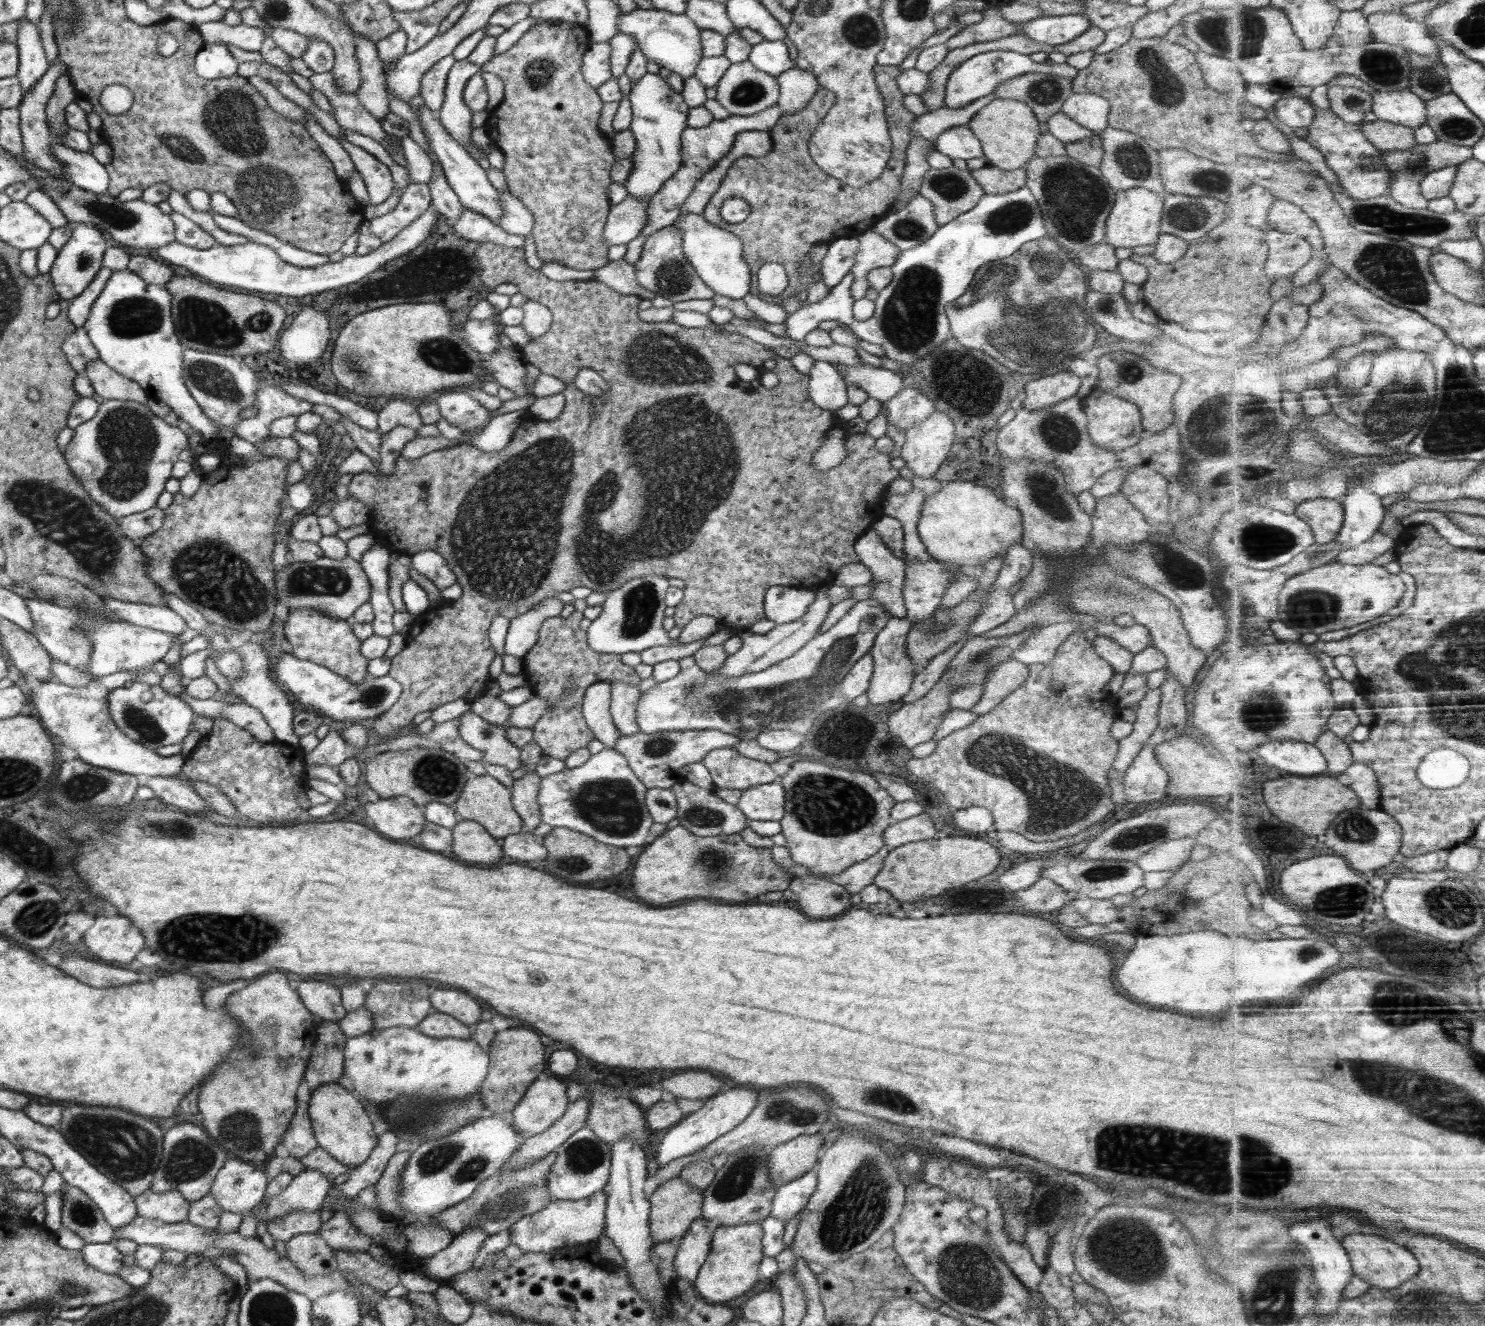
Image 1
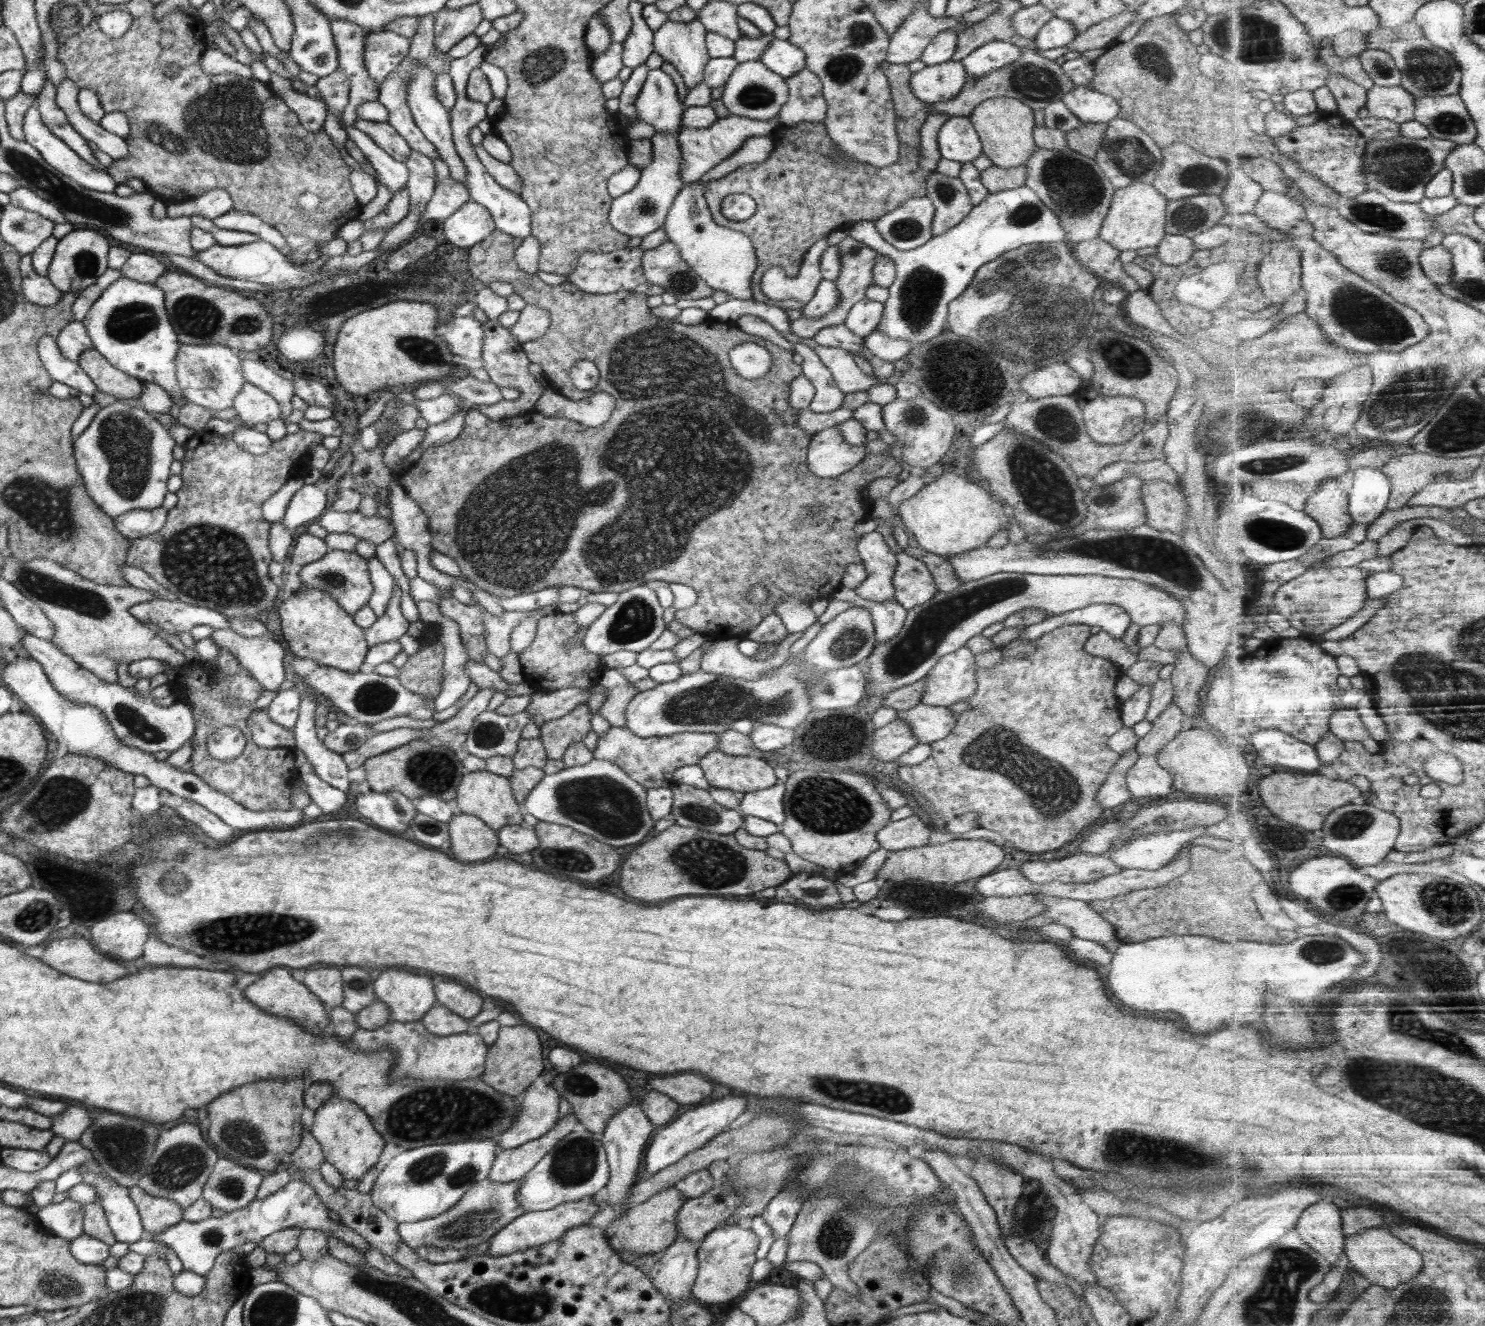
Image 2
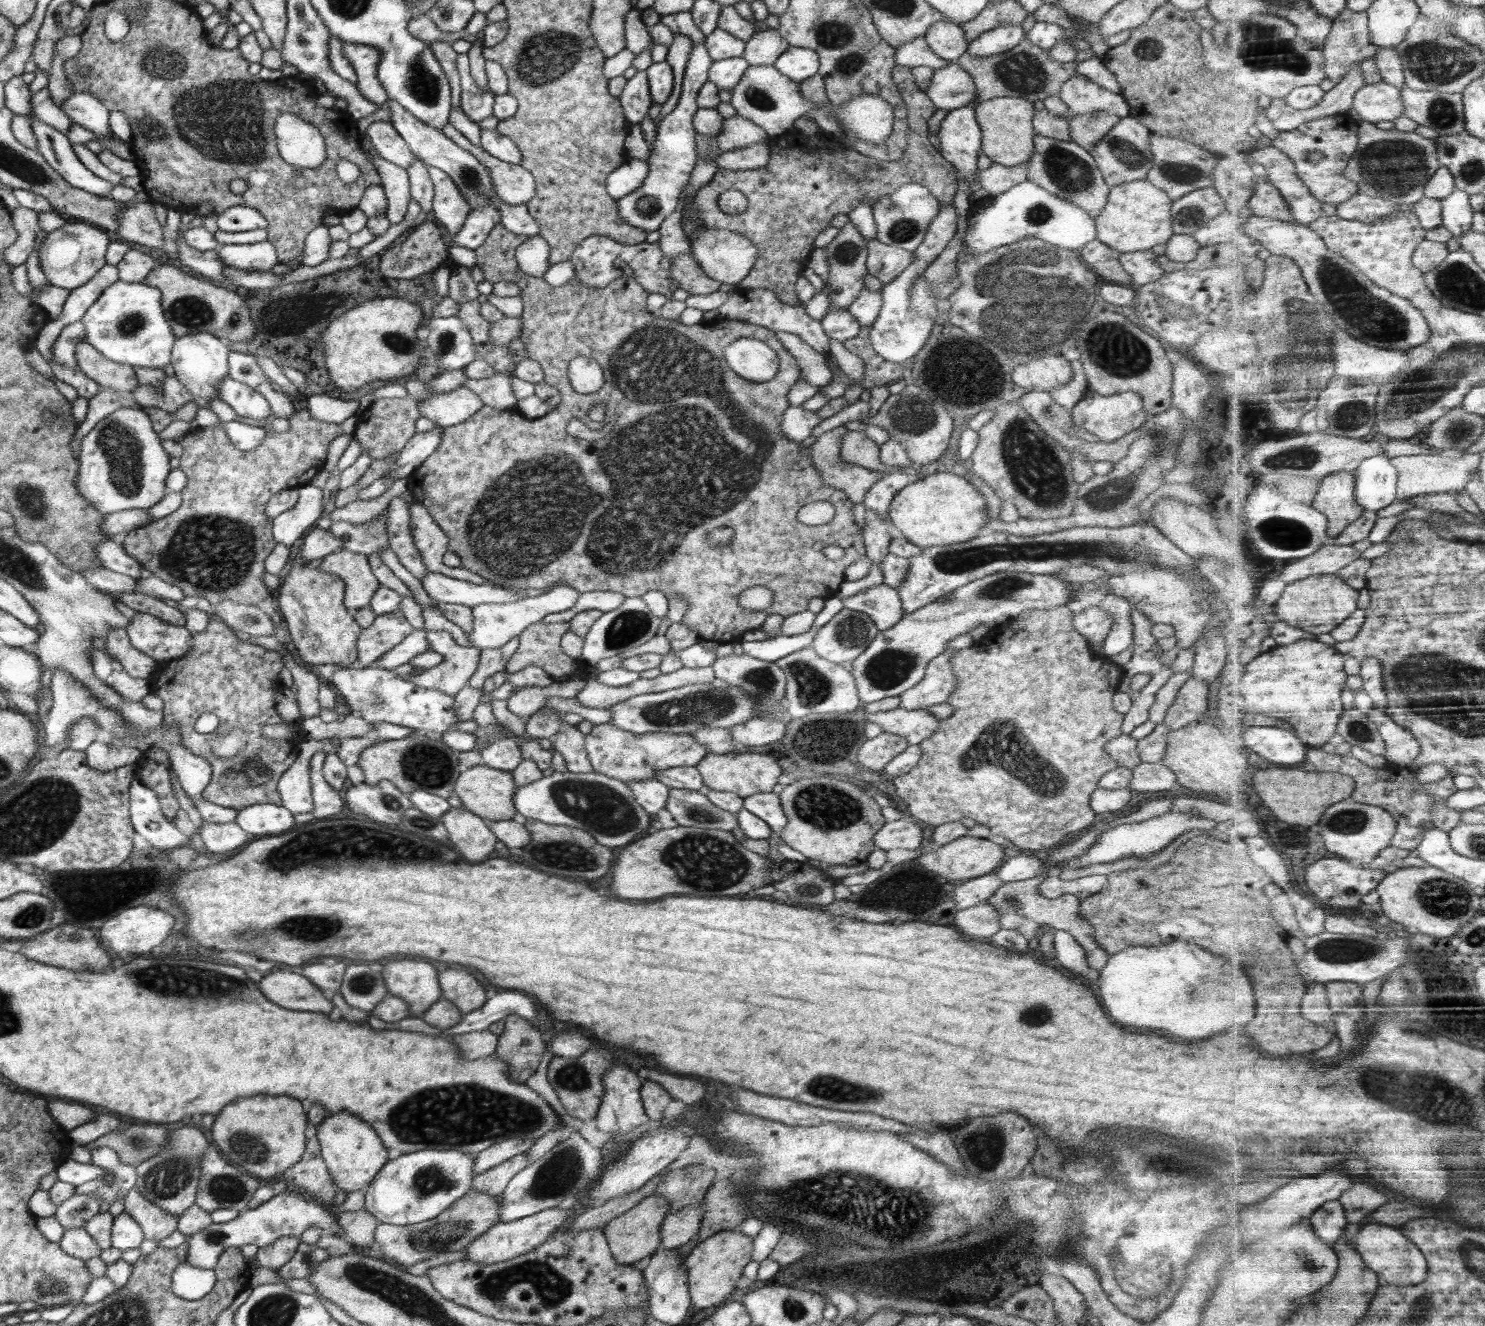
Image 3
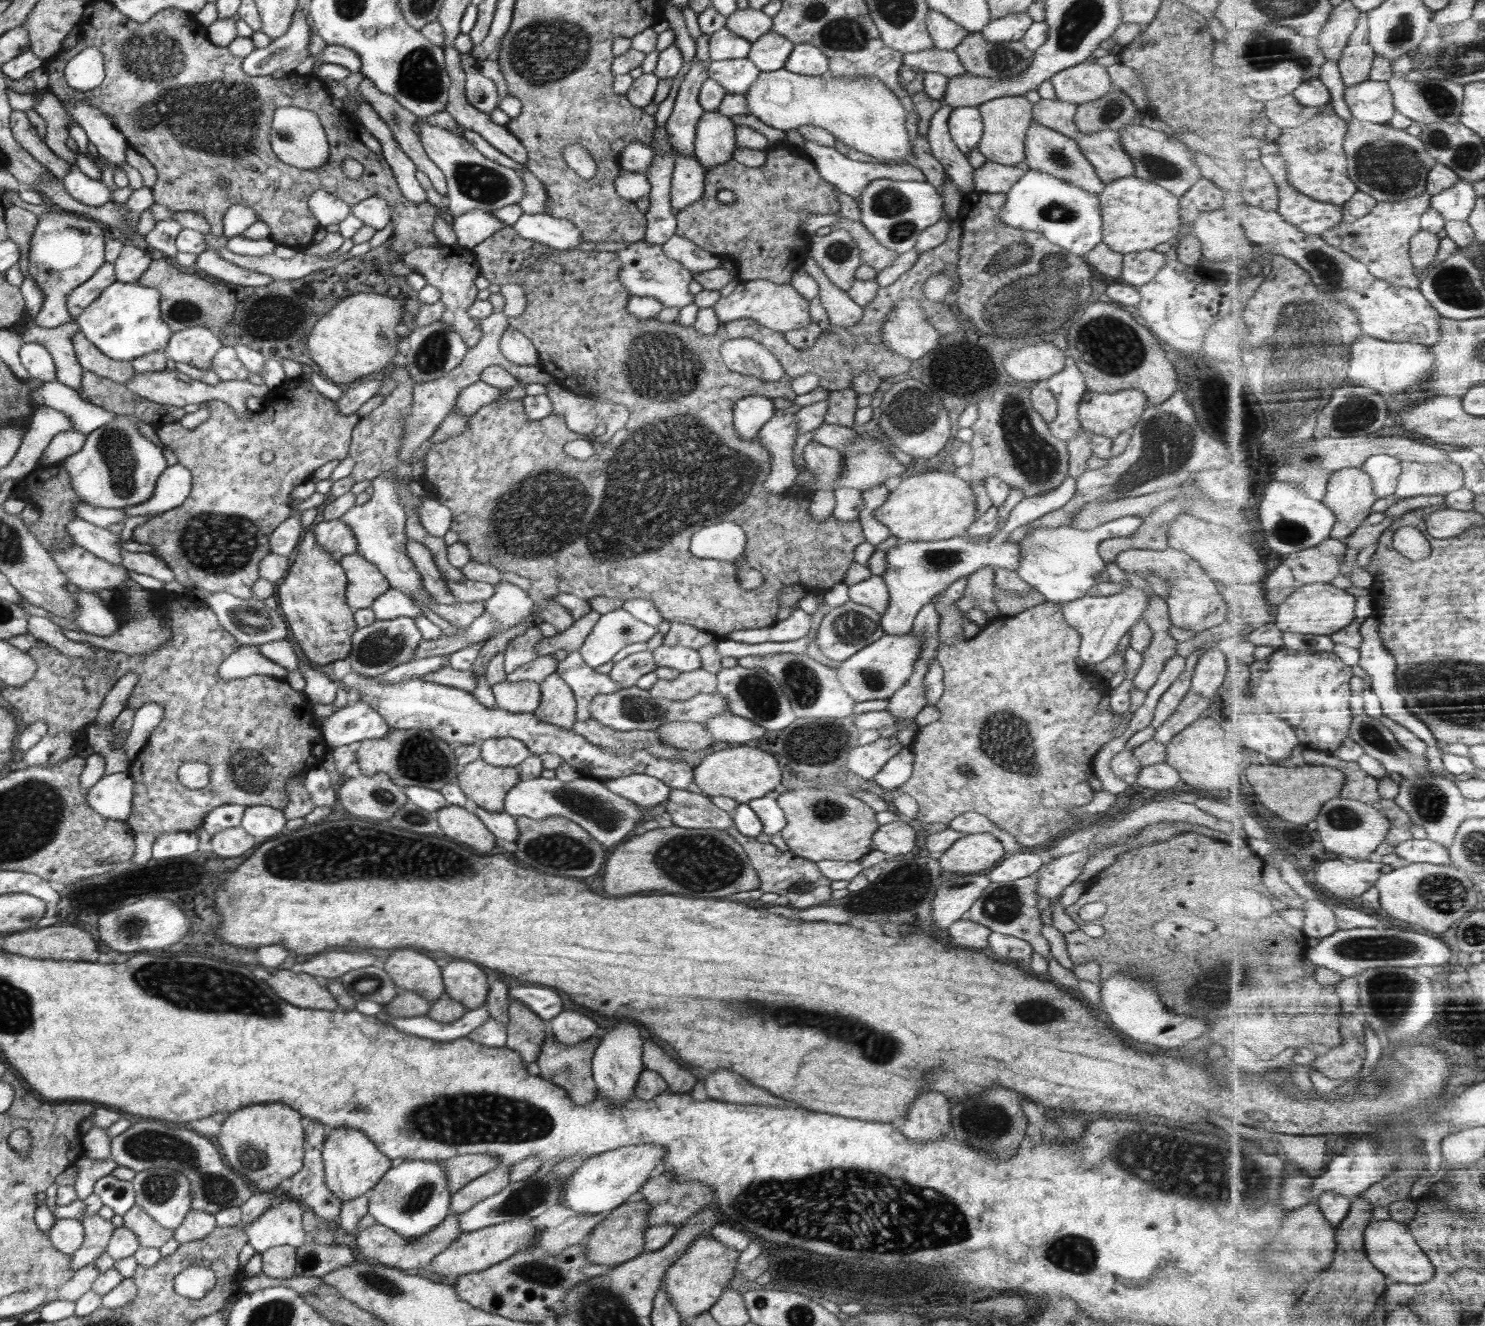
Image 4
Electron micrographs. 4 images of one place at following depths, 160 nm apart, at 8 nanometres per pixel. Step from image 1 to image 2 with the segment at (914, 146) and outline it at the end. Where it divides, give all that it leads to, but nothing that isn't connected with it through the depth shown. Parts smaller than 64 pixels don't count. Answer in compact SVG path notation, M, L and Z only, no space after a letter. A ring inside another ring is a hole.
M930 112L924 124L919 130L919 141L921 146L920 168L924 170L935 170L941 157L937 136L940 127L950 118L943 112Z

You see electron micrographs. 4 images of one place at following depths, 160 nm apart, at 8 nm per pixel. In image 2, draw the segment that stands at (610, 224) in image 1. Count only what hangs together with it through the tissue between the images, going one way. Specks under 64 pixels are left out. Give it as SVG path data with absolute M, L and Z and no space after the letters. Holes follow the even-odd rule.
M677 128L677 132L656 132L651 138L653 157L650 164L641 170L639 181L630 192L613 198L609 210L609 223L614 230L636 239L663 228L665 216L670 210L674 197L684 186L679 173L683 156L677 139L678 133Z

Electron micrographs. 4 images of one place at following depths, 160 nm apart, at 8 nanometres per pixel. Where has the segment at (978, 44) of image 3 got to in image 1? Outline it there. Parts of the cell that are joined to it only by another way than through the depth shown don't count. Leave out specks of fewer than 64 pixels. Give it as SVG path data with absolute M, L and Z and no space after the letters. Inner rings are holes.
M998 50L974 56L964 63L960 63L960 67L956 67L949 76L945 88L943 106L962 108L979 98L995 92L995 88L998 88L998 85L1002 84L1002 81L1010 80L1010 78L1026 74L1027 72L1057 73L1058 67L1049 62L1038 64L1038 62L1031 60L1028 55L1011 51Z

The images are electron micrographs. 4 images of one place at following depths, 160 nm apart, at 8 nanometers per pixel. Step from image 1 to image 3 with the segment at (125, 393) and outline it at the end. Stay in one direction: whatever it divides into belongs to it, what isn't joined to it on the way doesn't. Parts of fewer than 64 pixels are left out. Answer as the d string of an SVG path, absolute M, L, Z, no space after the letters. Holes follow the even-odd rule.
M86 341L76 345L75 357L77 367L88 378L93 378L101 388L106 387L129 395L139 385L133 366L108 360Z

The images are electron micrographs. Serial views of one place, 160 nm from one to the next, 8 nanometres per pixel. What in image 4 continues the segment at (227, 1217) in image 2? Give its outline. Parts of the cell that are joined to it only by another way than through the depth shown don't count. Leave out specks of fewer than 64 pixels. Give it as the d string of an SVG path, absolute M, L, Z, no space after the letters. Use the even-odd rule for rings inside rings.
M286 1195L256 1220L240 1227L256 1253L280 1245L298 1248L306 1242L306 1231L302 1228L303 1211L304 1206L298 1200Z

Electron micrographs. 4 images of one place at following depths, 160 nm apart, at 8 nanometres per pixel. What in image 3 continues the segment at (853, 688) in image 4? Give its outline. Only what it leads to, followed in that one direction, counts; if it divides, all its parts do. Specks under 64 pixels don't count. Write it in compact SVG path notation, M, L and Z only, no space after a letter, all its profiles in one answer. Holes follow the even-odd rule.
M999 572L969 582L951 593L904 615L888 630L878 631L868 648L848 666L862 704L900 696L924 679L932 658L947 649L949 640L977 626L1006 625L1025 610L1050 610L1073 597L1071 584L1047 574Z

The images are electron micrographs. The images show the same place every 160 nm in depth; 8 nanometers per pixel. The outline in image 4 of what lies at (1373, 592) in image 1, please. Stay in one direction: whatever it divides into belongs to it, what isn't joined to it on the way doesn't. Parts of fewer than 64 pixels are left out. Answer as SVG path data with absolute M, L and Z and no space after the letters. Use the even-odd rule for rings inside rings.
M1314 583L1300 586L1298 590L1278 606L1278 612L1273 613L1277 625L1284 632L1301 632L1304 634L1333 635L1340 632L1342 628L1350 626L1356 620L1356 606L1358 606L1358 597L1350 594L1346 589L1337 588L1332 583Z

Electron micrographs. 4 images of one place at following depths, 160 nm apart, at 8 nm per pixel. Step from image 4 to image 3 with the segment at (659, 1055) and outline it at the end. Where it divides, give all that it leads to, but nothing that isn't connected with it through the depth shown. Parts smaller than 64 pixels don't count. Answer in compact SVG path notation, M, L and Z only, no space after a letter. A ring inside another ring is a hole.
M640 1068L638 1075L641 1083L646 1080L657 1082L674 1100L680 1100L687 1105L699 1102L704 1096L704 1086L692 1078L672 1076L672 1074L664 1074L664 1072L652 1068Z

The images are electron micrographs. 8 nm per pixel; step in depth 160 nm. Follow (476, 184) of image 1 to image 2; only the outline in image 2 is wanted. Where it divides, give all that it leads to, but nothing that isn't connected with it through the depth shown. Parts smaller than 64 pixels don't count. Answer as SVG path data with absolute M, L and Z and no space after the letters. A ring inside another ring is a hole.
M408 54L408 57L395 70L406 73L409 78L407 80L406 100L409 104L411 115L413 116L414 122L418 125L418 128L422 131L422 134L436 147L439 158L448 165L449 176L456 182L466 184L466 167L456 152L453 143L449 110L444 108L444 105L440 104L440 101L436 98L436 91L434 90L435 73L427 65L419 66L417 63L418 60L412 59L410 54Z

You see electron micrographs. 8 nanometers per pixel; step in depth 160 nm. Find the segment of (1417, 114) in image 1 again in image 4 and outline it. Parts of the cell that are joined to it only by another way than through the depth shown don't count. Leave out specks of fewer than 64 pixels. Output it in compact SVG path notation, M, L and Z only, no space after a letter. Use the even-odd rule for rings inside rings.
M1371 78L1348 88L1345 98L1353 115L1364 121L1387 124L1398 111L1389 81Z

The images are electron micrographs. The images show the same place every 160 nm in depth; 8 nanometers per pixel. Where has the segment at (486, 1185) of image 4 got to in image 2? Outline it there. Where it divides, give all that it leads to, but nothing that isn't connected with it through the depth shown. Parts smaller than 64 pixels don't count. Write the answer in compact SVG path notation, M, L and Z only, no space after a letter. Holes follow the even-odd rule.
M570 1113L564 1118L557 1119L557 1123L544 1136L499 1152L487 1177L497 1183L520 1181L535 1164L548 1155L559 1140L573 1130L577 1121L575 1114Z

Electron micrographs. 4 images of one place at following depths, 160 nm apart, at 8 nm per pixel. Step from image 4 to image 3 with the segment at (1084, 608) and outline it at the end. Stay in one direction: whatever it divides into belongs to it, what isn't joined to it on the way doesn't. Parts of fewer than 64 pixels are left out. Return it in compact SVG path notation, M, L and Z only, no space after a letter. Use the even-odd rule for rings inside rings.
M1092 606L1073 613L1074 628L1088 641L1089 648L1104 660L1103 644L1113 625L1113 618L1103 608Z

